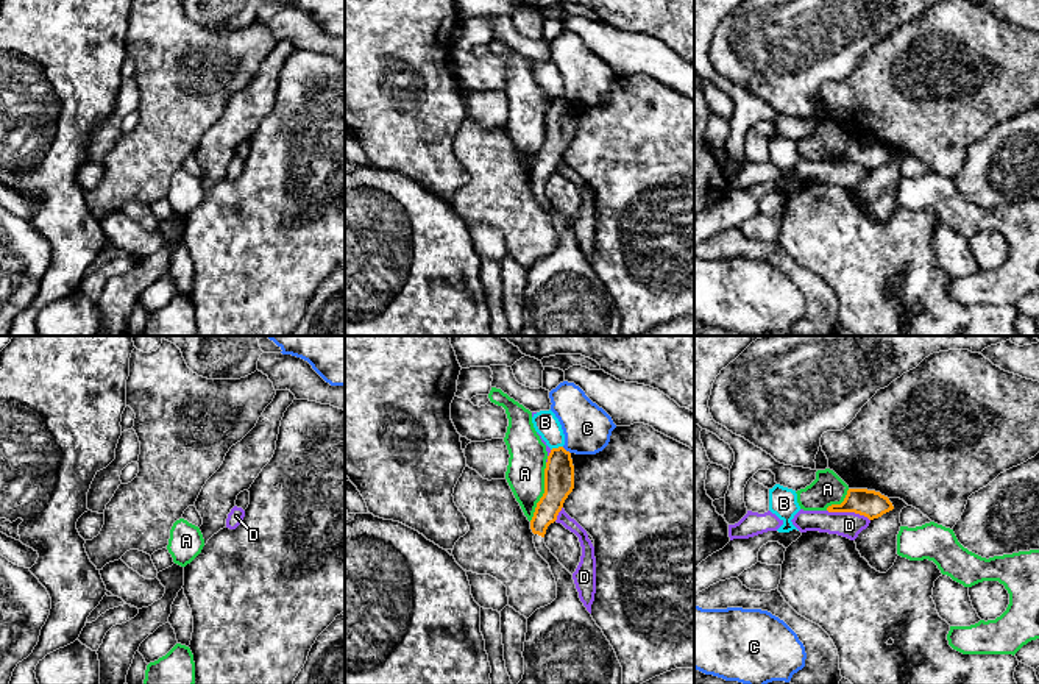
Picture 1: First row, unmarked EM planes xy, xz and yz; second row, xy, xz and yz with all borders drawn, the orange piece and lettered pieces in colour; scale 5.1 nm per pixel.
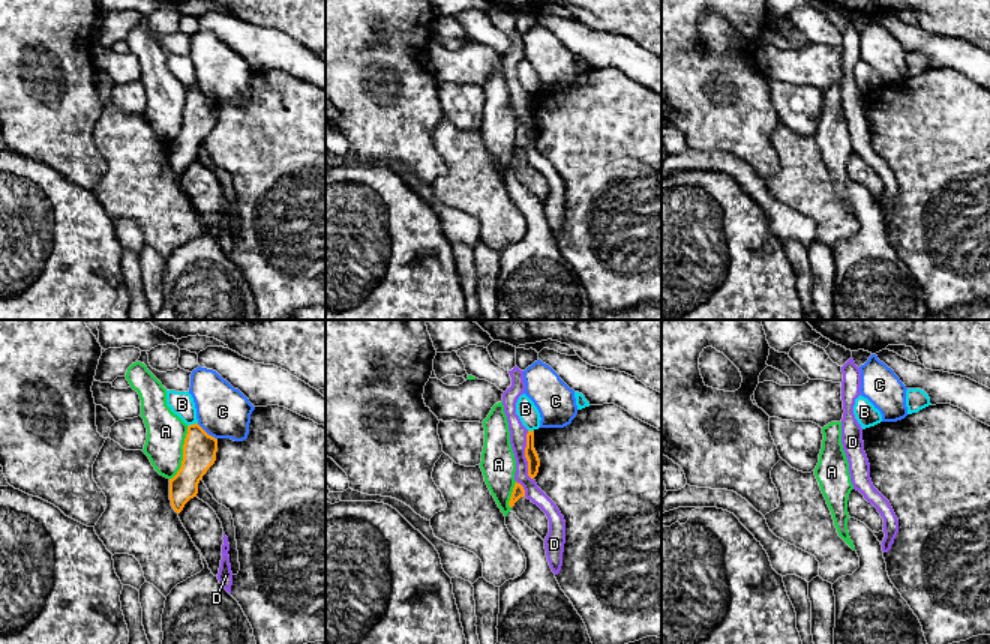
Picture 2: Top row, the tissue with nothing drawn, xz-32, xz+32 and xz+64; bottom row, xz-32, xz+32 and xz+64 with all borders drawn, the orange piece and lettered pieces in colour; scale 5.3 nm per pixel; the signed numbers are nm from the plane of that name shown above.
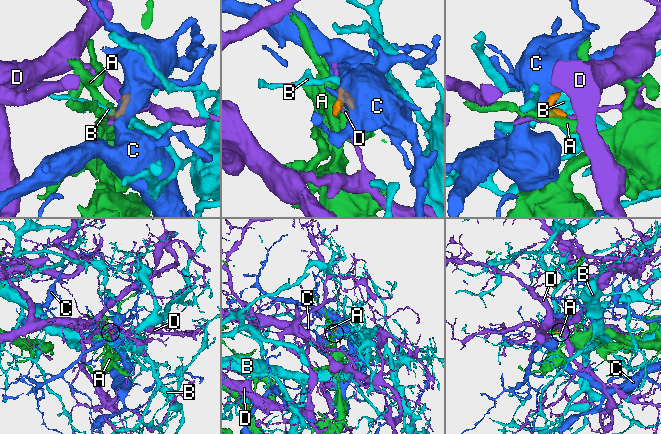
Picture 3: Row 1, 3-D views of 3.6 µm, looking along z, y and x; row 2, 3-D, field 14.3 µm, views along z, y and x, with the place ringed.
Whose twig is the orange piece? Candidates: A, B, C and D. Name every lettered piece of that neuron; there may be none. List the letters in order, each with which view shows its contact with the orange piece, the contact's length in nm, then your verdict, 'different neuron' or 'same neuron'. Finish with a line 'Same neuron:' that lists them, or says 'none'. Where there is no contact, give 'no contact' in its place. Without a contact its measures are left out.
A: xz | 320 nm | different neuron
B: xz | 70 nm | different neuron
C: xz | 60 nm | different neuron
D: yz | 240 nm | different neuron
Same neuron: none

